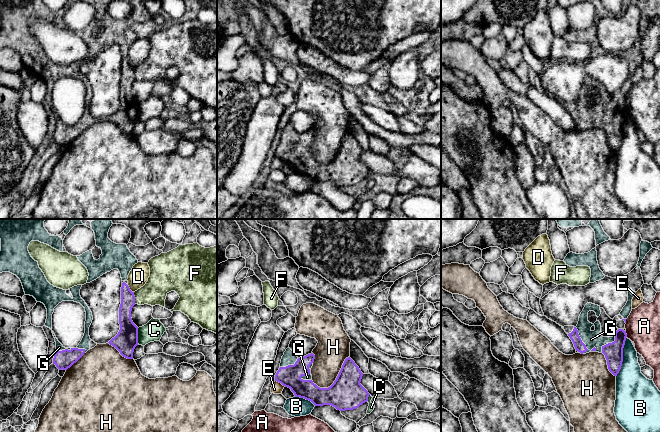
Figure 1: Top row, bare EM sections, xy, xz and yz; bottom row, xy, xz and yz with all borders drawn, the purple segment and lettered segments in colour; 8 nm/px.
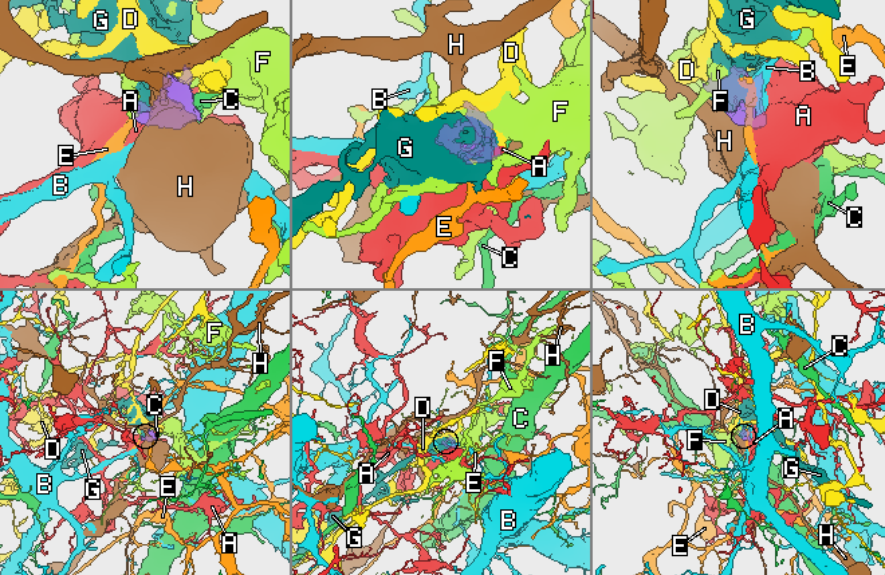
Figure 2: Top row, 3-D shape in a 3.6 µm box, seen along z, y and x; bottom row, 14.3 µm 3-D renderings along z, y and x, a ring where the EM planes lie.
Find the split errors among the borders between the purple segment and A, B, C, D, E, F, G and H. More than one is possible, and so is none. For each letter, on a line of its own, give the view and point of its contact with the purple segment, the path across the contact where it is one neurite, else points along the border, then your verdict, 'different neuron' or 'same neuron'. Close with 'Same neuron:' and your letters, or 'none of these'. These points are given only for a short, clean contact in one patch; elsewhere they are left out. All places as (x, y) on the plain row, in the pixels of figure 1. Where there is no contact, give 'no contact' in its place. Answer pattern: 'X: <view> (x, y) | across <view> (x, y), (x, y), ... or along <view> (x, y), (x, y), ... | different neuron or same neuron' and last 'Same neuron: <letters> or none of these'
A: yz (626, 110) | different neuron
B: yz (622, 132) | different neuron
C: xy (137, 112) | different neuron
D: xy (129, 65) | along xy (127, 61), (133, 68) | different neuron
E: xz (280, 158) | along xz (275, 156), (285, 162) | different neuron
F: xy (134, 74) | along xy (133, 68), (135, 79) | different neuron
G: yz (581, 116) | same neuron
H: xz (336, 155) | different neuron
Same neuron: G

